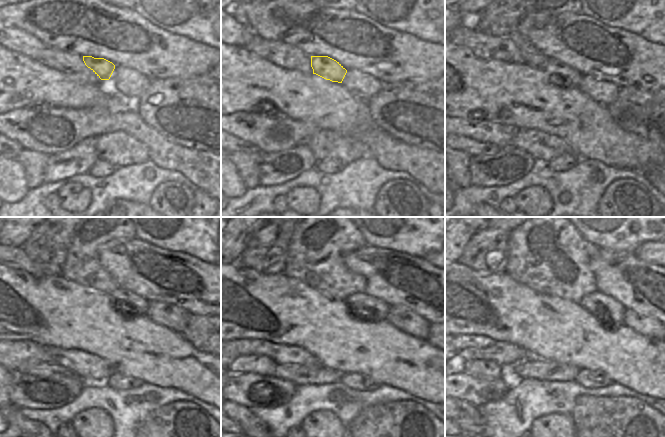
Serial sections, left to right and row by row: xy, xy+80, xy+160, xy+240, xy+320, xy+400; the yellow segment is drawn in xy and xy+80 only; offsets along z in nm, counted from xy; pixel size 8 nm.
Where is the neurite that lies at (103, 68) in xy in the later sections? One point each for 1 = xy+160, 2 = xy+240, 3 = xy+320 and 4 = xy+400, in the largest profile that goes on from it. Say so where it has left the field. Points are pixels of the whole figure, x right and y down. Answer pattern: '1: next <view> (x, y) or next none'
1: next xy+160 (553, 66)
2: next xy+240 (137, 306)
3: next xy+320 (365, 307)
4: next xy+400 (610, 312)

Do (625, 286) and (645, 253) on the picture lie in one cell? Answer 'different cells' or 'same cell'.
different cells

